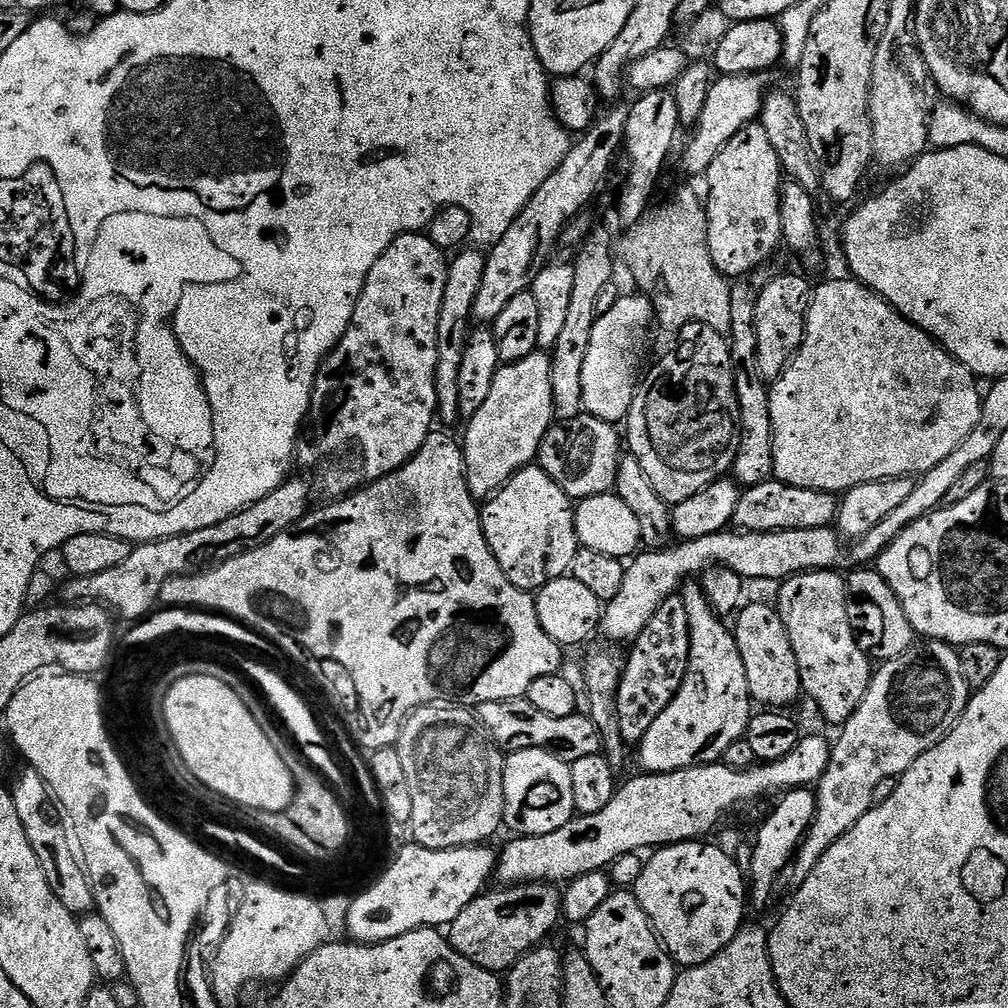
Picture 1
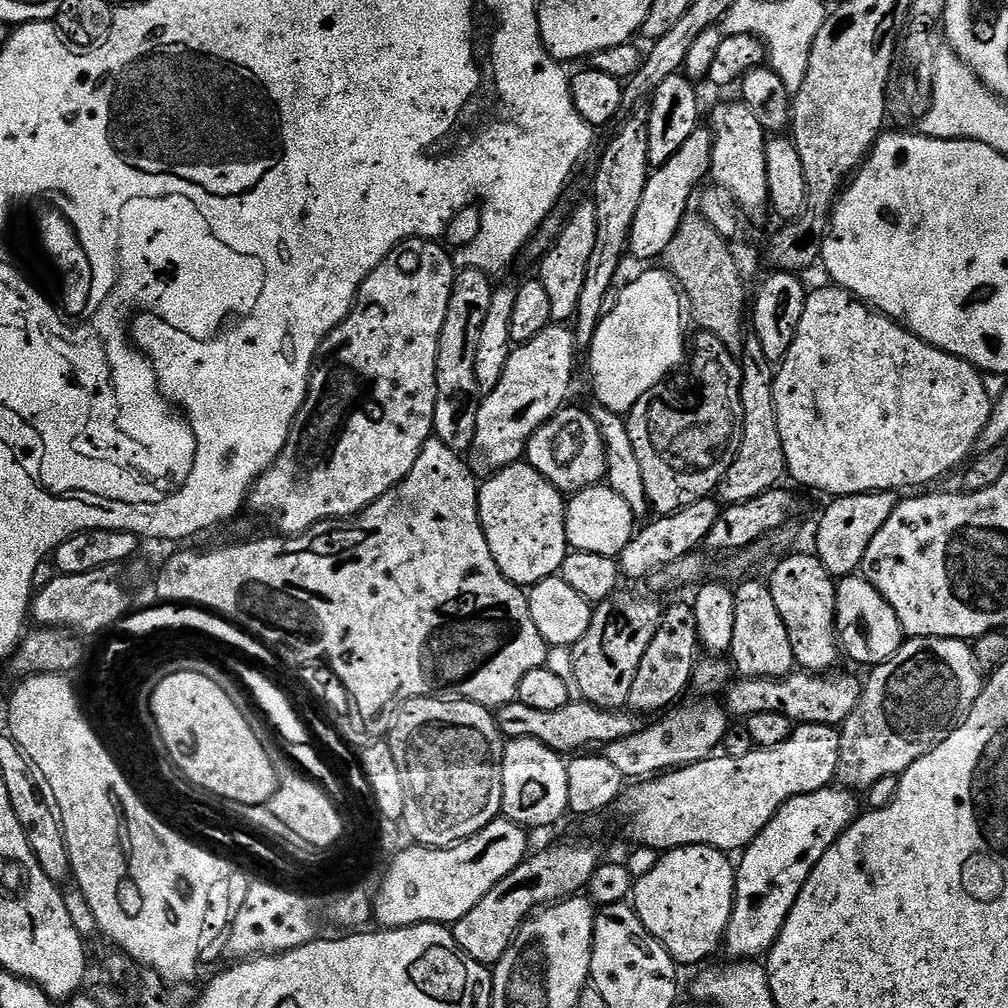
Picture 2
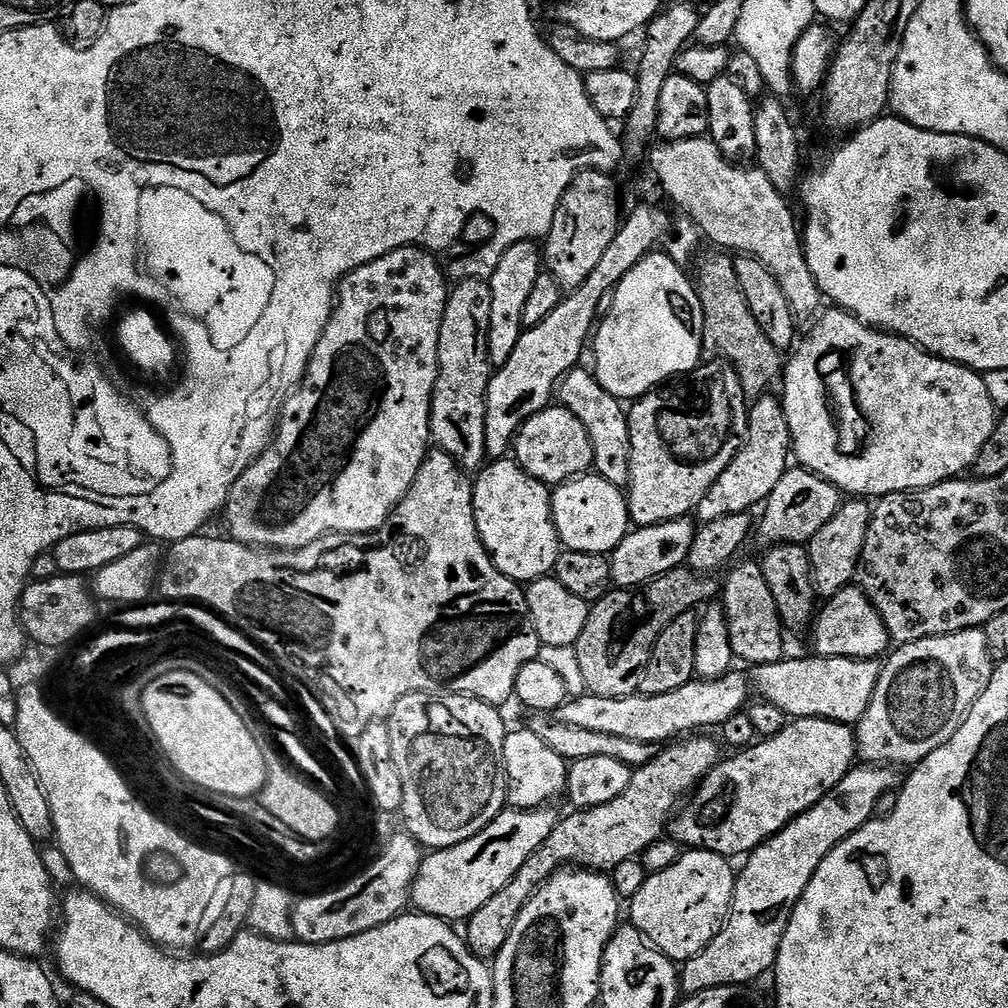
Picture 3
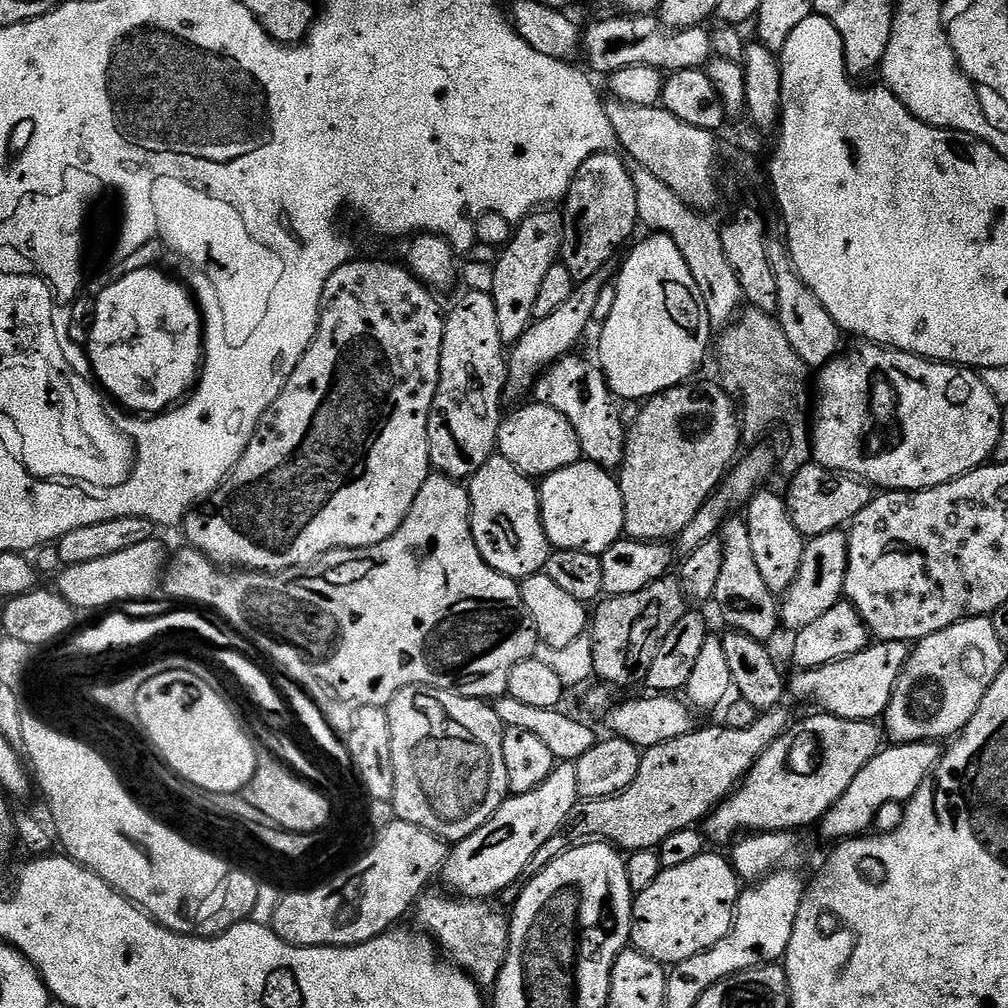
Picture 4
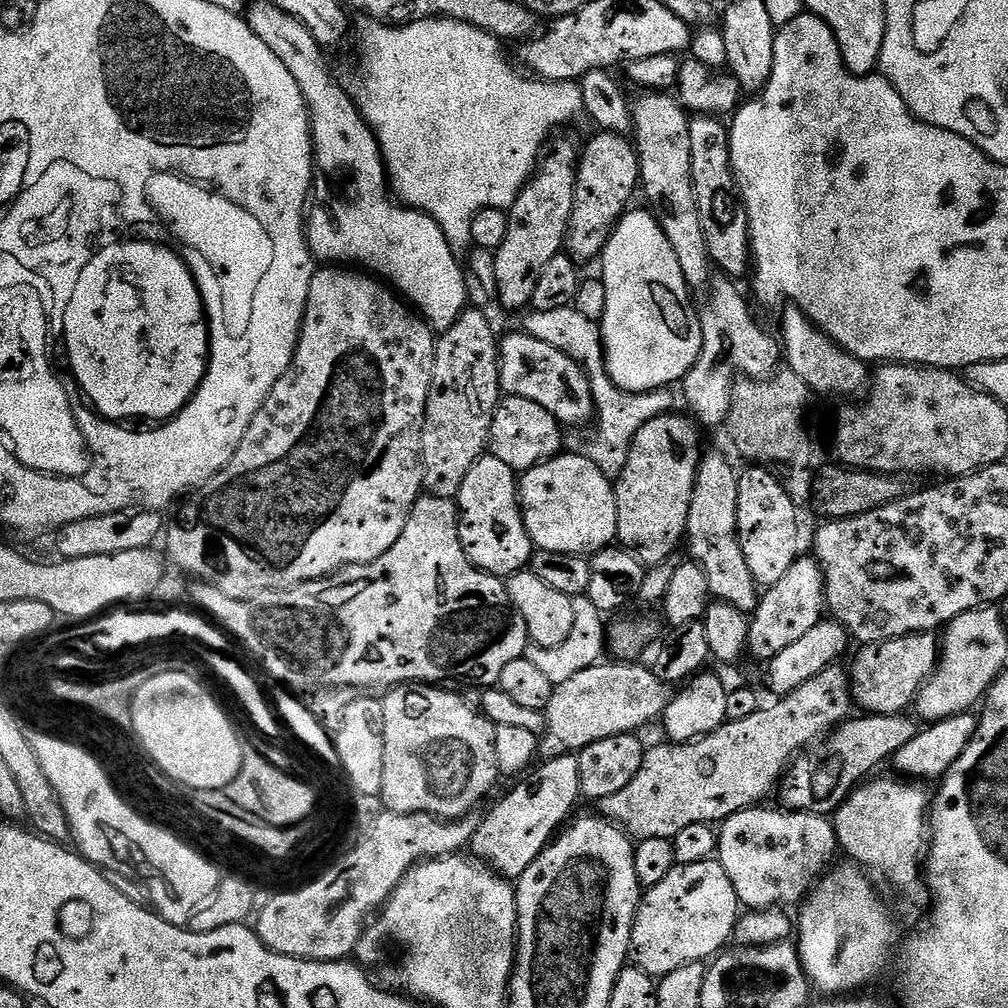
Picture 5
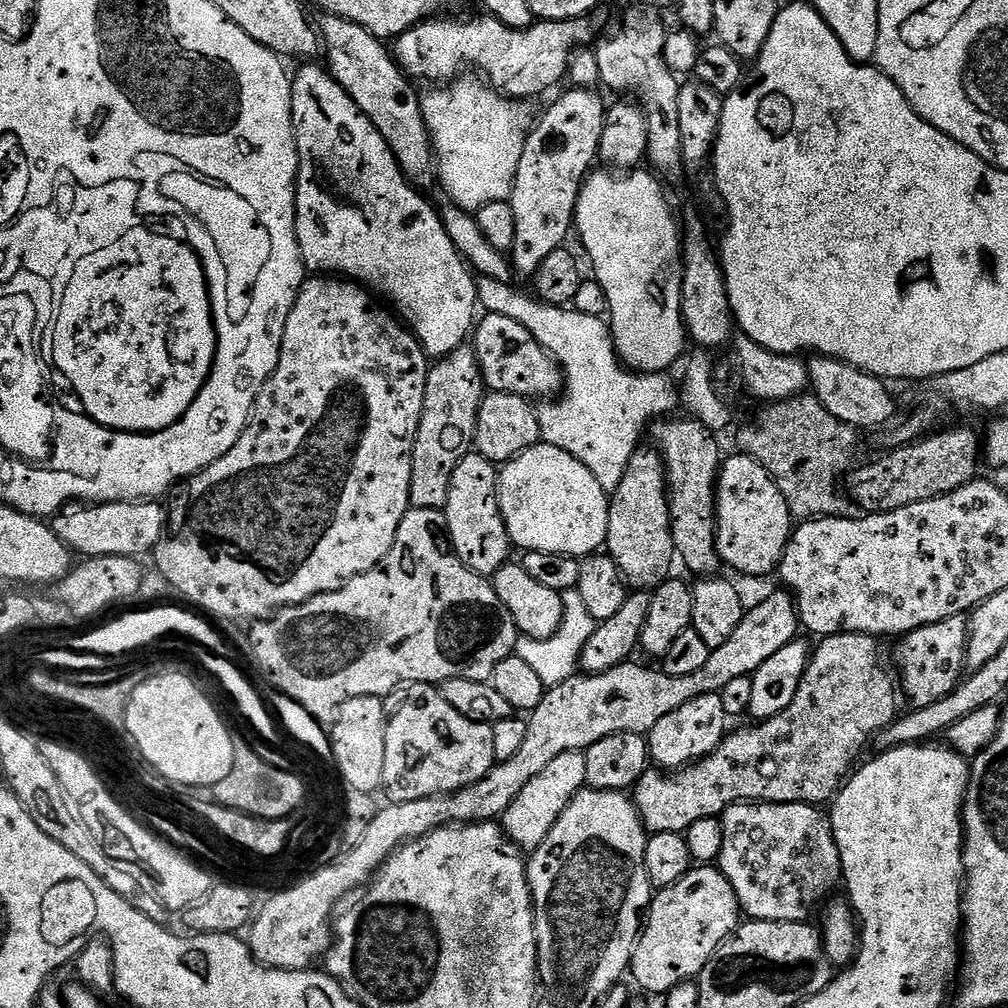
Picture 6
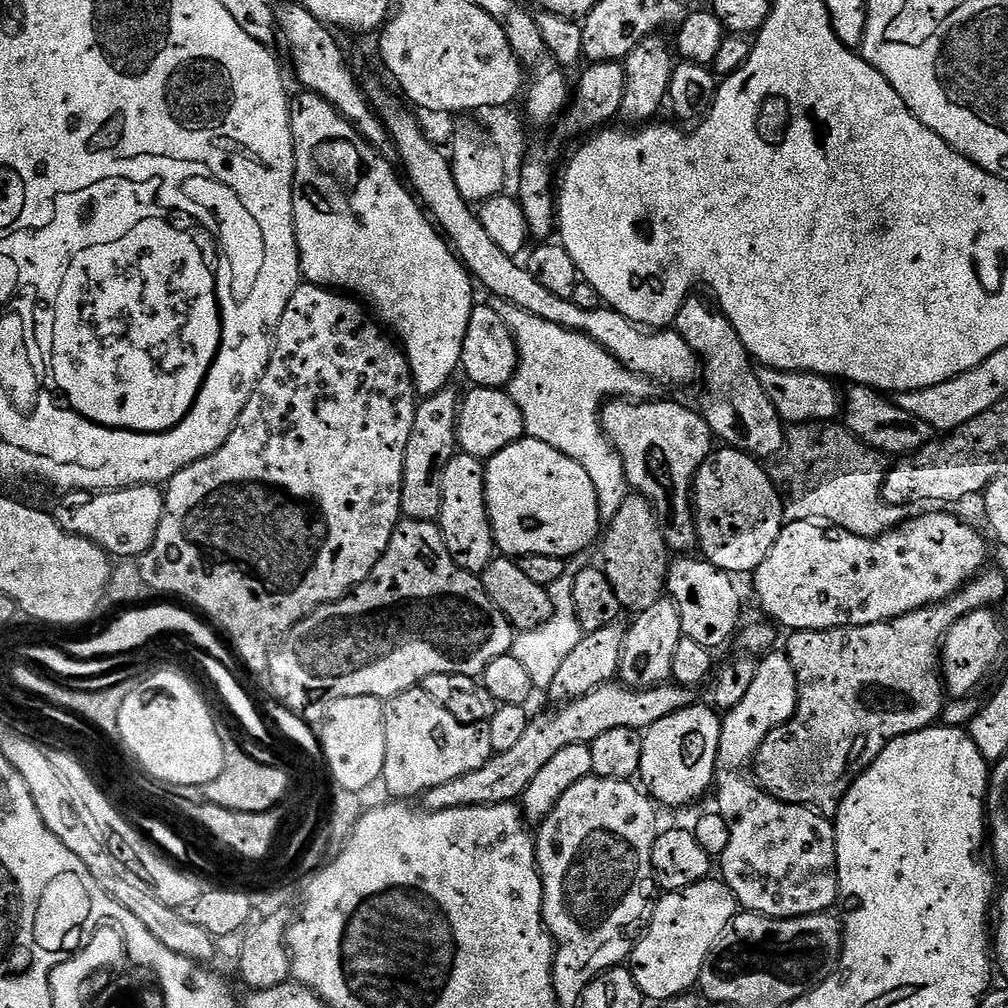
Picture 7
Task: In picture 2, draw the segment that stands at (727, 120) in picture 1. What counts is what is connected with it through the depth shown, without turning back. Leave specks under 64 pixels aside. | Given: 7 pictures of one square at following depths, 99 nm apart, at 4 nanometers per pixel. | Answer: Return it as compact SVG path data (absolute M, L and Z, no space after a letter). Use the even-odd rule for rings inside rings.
M701 126L690 134L690 138L686 138L686 142L682 142L682 150L649 175L646 190L642 190L638 214L634 214L634 226L630 226L628 252L631 259L633 256L636 260L658 260L663 255L689 215L688 203L692 200L692 191L701 187L700 179L707 177L711 170L712 134L707 127Z

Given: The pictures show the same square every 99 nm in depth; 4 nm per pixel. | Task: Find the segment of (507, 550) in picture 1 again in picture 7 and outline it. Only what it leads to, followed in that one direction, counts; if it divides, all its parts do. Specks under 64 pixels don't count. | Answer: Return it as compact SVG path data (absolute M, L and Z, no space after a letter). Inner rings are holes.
M457 454L442 473L442 506L439 526L444 531L444 541L462 570L481 573L497 555L496 539L488 517L486 494L484 493L485 465L478 458Z

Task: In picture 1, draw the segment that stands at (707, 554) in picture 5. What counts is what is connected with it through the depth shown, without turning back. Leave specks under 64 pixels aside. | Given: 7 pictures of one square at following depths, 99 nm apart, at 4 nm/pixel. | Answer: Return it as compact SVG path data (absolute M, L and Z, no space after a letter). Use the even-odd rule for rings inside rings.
M748 602L739 609L735 620L738 654L742 654L742 663L746 665L746 682L750 686L753 701L768 710L787 709L787 704L801 699L802 689L798 658L794 658L794 646L790 646L790 634L779 611L773 605L771 608L768 604Z

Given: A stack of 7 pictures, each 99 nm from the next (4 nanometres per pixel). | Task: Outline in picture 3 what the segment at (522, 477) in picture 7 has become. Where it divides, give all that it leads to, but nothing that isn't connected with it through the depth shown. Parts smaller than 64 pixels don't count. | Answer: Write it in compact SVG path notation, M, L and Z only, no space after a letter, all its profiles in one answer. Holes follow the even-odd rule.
M585 474L555 485L552 492L552 517L561 545L570 552L610 554L630 531L625 493L595 474Z

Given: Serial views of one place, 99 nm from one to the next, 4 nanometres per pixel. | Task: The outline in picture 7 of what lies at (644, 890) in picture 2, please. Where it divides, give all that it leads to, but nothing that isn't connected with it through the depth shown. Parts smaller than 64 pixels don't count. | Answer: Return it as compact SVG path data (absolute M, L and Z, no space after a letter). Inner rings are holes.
M709 878L694 886L686 886L677 892L664 892L655 901L650 912L650 919L642 935L635 941L630 957L630 971L640 993L649 1001L665 1002L695 989L702 974L702 966L710 950L714 950L714 942L718 942L722 930L730 926L737 911L736 895L720 878Z

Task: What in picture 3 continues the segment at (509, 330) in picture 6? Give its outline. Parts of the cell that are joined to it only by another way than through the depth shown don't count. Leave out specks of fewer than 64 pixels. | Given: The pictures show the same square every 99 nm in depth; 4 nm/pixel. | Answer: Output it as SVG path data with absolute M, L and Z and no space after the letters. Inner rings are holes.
M584 366L573 368L560 381L558 385L558 404L559 407L570 410L570 414L574 414L574 418L578 418L578 422L582 422L582 426L586 426L586 434L590 434L590 446L594 450L592 468L595 475L601 476L606 482L610 482L610 486L621 490L627 489L630 482L630 426L628 425L625 405L608 393L596 381L595 375L589 369L587 372Z

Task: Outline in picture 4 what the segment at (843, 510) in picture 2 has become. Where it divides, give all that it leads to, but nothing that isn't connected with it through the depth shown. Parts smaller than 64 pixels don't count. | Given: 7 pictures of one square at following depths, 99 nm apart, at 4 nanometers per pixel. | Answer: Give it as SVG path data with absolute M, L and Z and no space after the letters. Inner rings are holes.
M843 531L827 532L821 536L811 537L804 545L802 566L788 591L783 593L780 604L780 623L788 627L792 634L801 628L810 626L810 622L822 618L826 610L841 603L844 596L844 583L848 569L848 537Z

